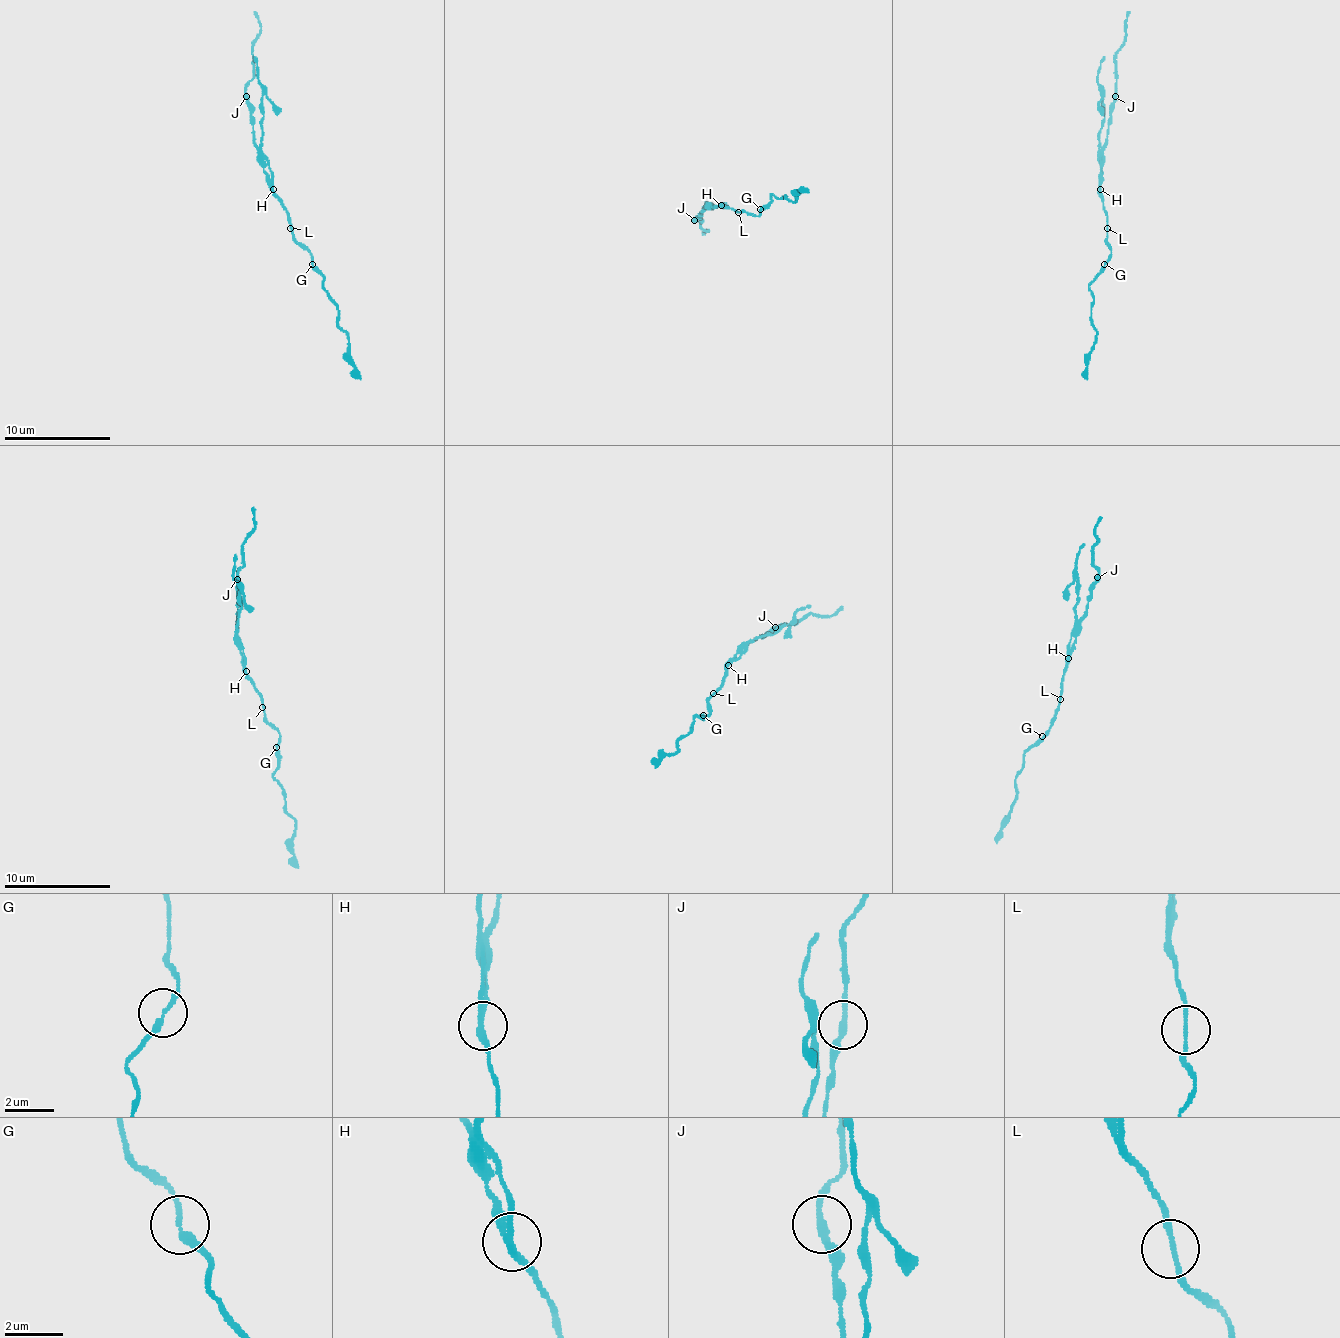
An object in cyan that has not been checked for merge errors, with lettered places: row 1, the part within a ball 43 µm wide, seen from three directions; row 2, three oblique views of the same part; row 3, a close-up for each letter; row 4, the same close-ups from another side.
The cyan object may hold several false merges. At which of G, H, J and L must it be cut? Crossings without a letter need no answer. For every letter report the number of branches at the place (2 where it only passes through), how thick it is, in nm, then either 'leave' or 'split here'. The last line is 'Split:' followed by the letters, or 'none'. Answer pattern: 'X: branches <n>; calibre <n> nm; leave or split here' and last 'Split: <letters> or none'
G: branches 2; calibre 240 nm; leave
H: branches 2; calibre 240 nm; split here
J: branches 2; calibre 240 nm; leave
L: branches 2; calibre 140 nm; leave
Split: H

